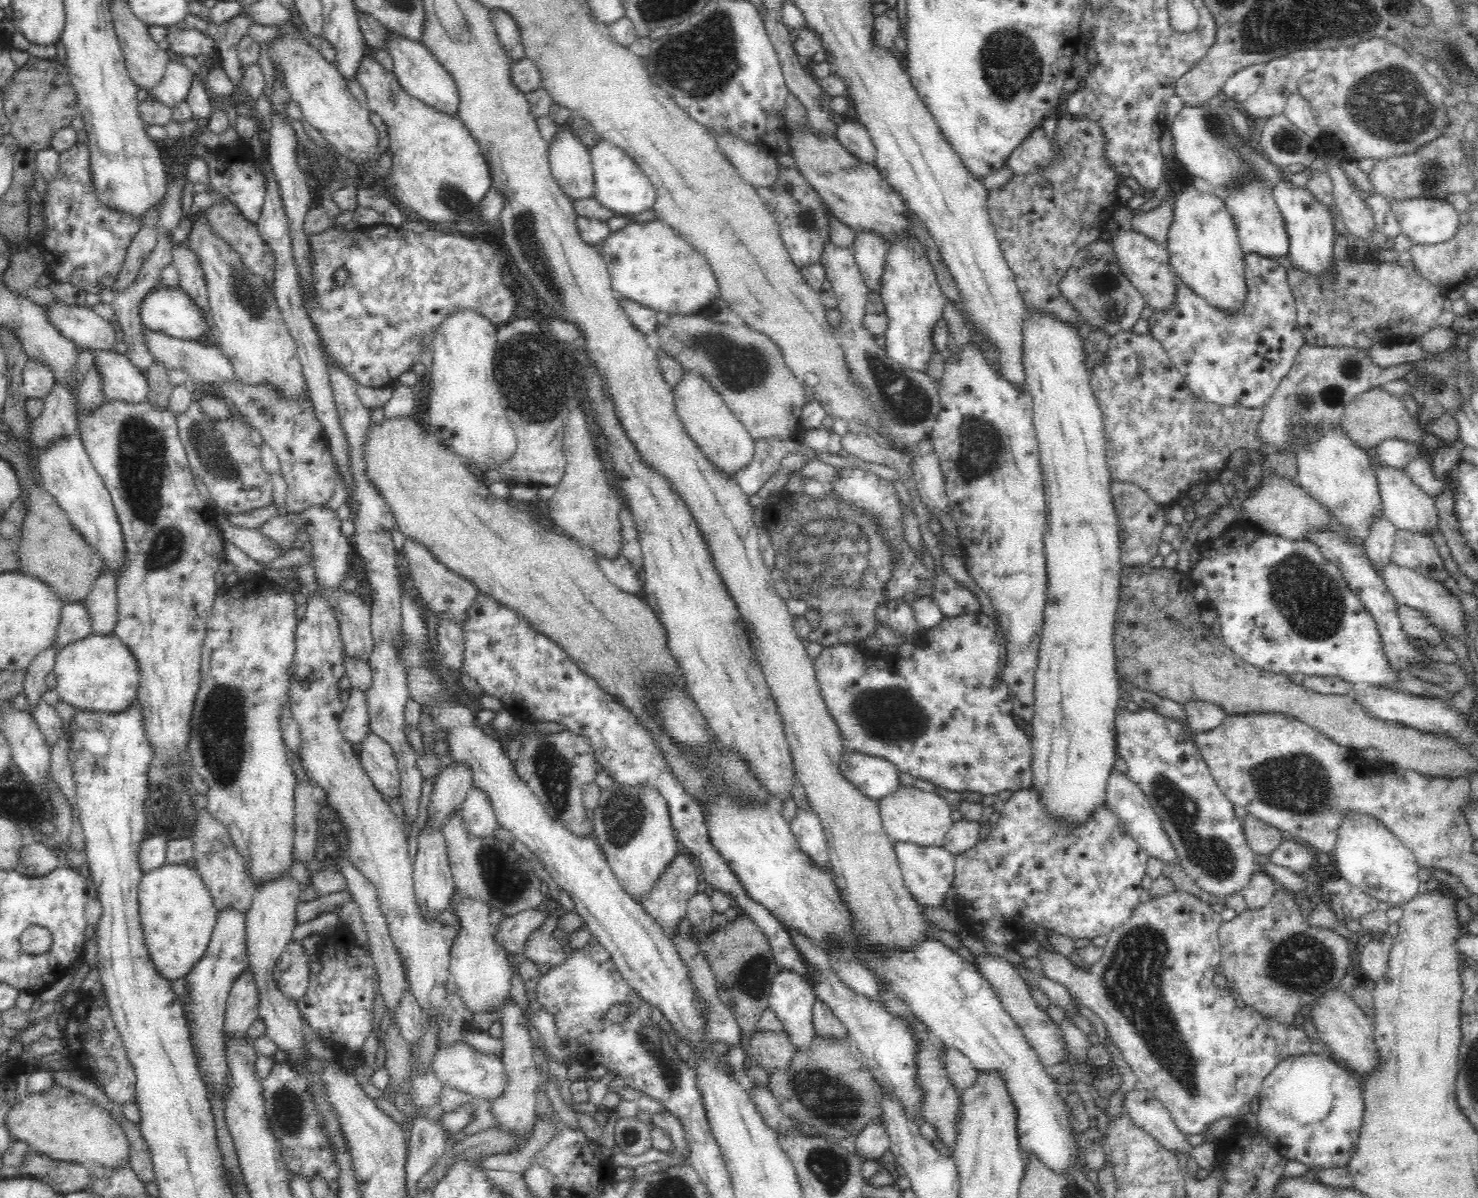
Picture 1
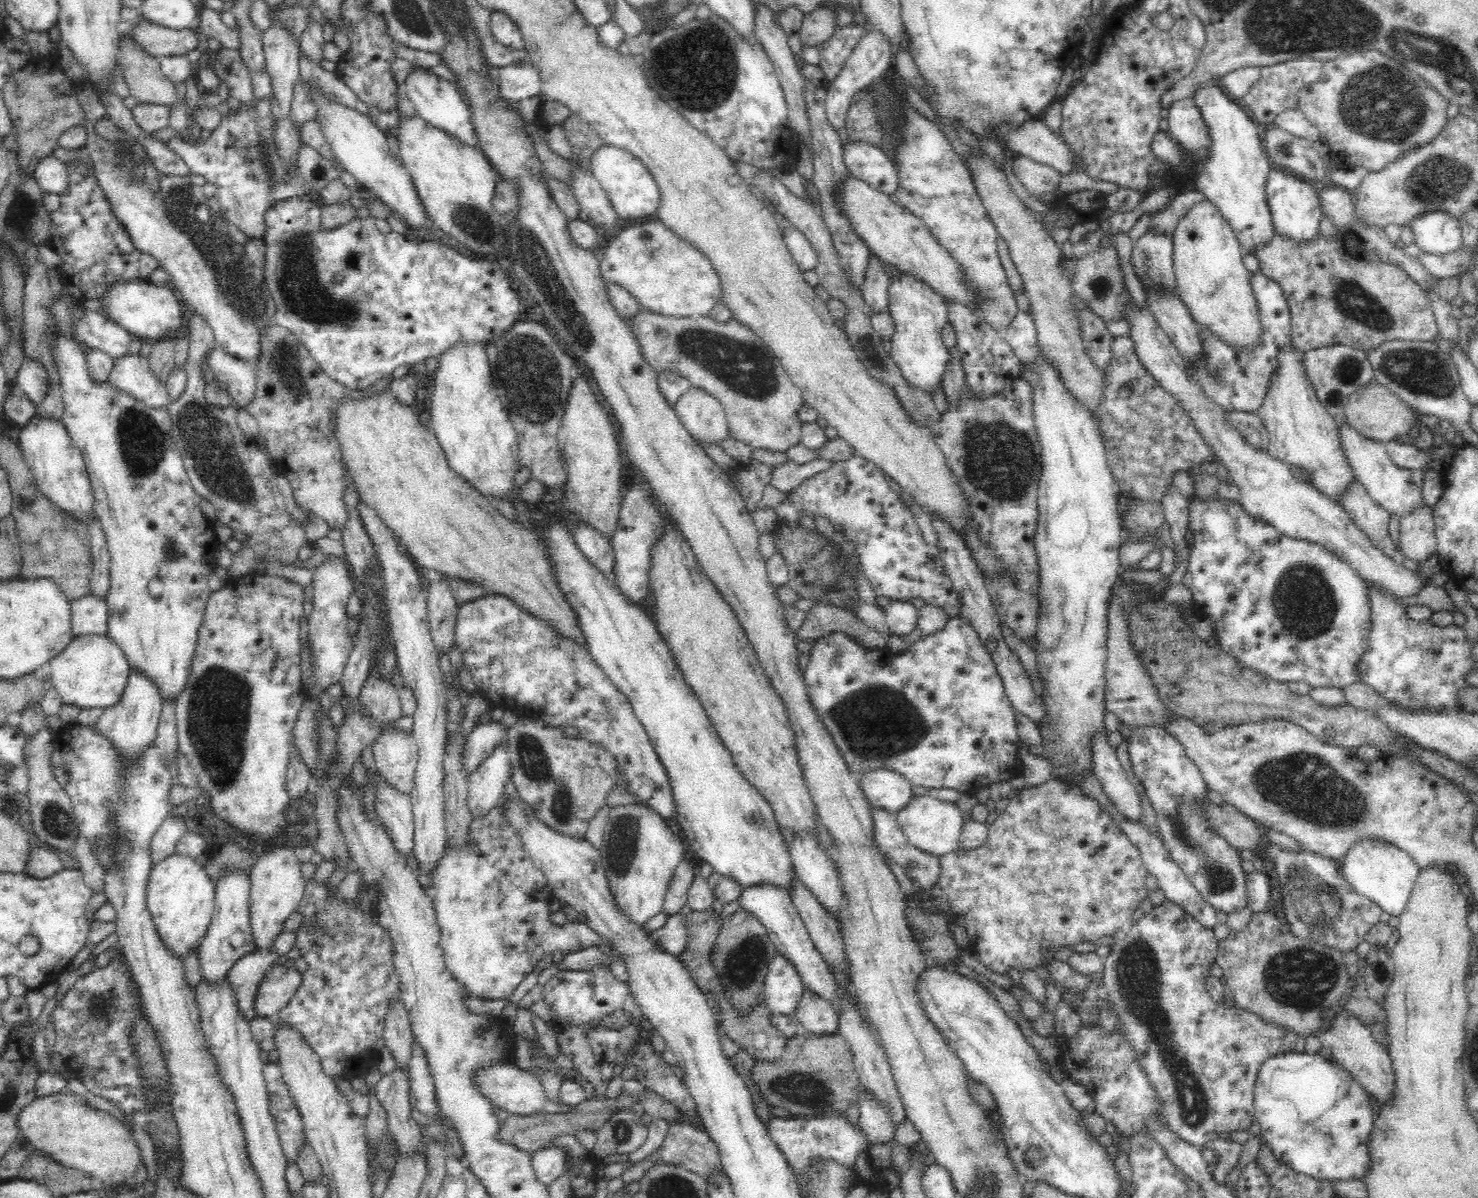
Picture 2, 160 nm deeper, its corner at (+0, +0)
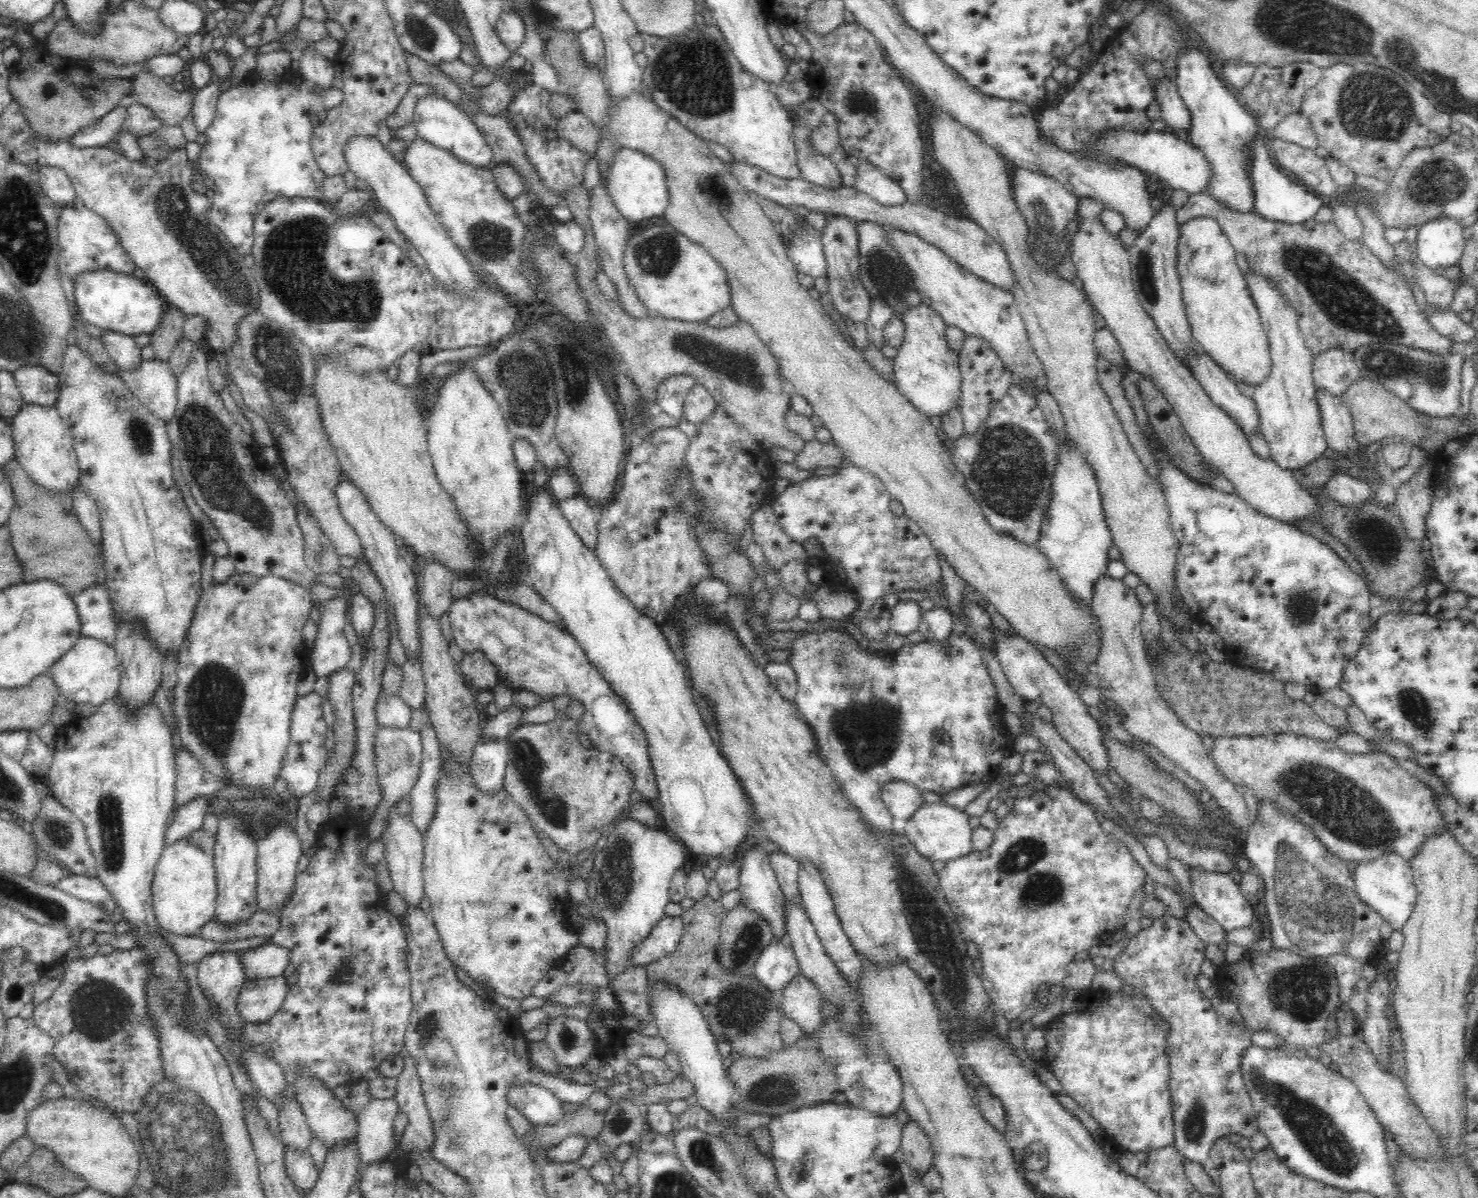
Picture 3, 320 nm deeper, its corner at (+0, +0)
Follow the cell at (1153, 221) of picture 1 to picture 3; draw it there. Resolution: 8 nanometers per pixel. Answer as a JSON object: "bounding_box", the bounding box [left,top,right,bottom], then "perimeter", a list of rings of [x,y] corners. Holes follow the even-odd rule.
{"bounding_box":[1177,193,1454,356],"perimeter":[[[1208,193],[1190,196],[1188,204],[1177,210],[1177,221],[1181,225],[1198,217],[1210,217],[1218,221],[1218,226],[1228,237],[1235,252],[1247,259],[1249,268],[1266,277],[1282,291],[1282,295],[1296,308],[1300,333],[1314,356],[1331,348],[1353,351],[1368,343],[1392,343],[1440,355],[1454,353],[1451,352],[1452,340],[1439,334],[1421,316],[1408,281],[1384,268],[1361,240],[1346,239],[1332,220],[1321,223],[1312,218],[1302,224],[1266,220],[1255,210],[1234,210]]]}

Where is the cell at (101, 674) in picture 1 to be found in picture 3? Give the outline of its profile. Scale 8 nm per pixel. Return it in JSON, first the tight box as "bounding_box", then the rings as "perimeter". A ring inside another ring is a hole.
{"bounding_box":[49,636,121,707],"perimeter":[[[81,636],[65,655],[62,655],[49,671],[58,685],[60,695],[67,701],[90,704],[93,707],[106,702],[116,694],[120,686],[121,668],[115,651],[101,640]]]}

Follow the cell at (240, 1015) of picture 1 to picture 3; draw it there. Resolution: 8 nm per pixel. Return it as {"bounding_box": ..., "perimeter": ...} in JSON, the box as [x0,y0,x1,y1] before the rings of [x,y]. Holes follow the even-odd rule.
{"bounding_box":[241,942,290,980],"perimeter":[[[272,942],[244,951],[241,959],[247,980],[280,976],[290,963],[289,952],[286,948]]]}

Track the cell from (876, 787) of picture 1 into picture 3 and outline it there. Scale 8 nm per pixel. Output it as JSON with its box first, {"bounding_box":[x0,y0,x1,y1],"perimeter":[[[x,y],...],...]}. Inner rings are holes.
{"bounding_box":[882,781,925,832],"perimeter":[[[890,781],[882,787],[882,801],[892,815],[895,832],[903,832],[907,820],[925,804],[921,794],[919,788],[902,781]]]}

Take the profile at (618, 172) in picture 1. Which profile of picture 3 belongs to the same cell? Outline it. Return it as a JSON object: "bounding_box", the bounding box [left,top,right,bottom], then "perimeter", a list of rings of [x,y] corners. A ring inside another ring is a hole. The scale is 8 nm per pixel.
{"bounding_box":[607,147,670,223],"perimeter":[[[620,147],[607,170],[607,192],[620,214],[630,223],[649,223],[662,216],[670,202],[667,176],[662,165],[646,153]]]}

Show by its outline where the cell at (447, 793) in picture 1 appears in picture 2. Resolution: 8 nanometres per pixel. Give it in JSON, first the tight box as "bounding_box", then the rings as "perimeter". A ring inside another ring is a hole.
{"bounding_box":[464,718,507,773],"perimeter":[[[499,718],[476,725],[467,736],[464,748],[464,771],[472,773],[488,758],[494,748],[504,743],[506,732],[507,728]]]}

